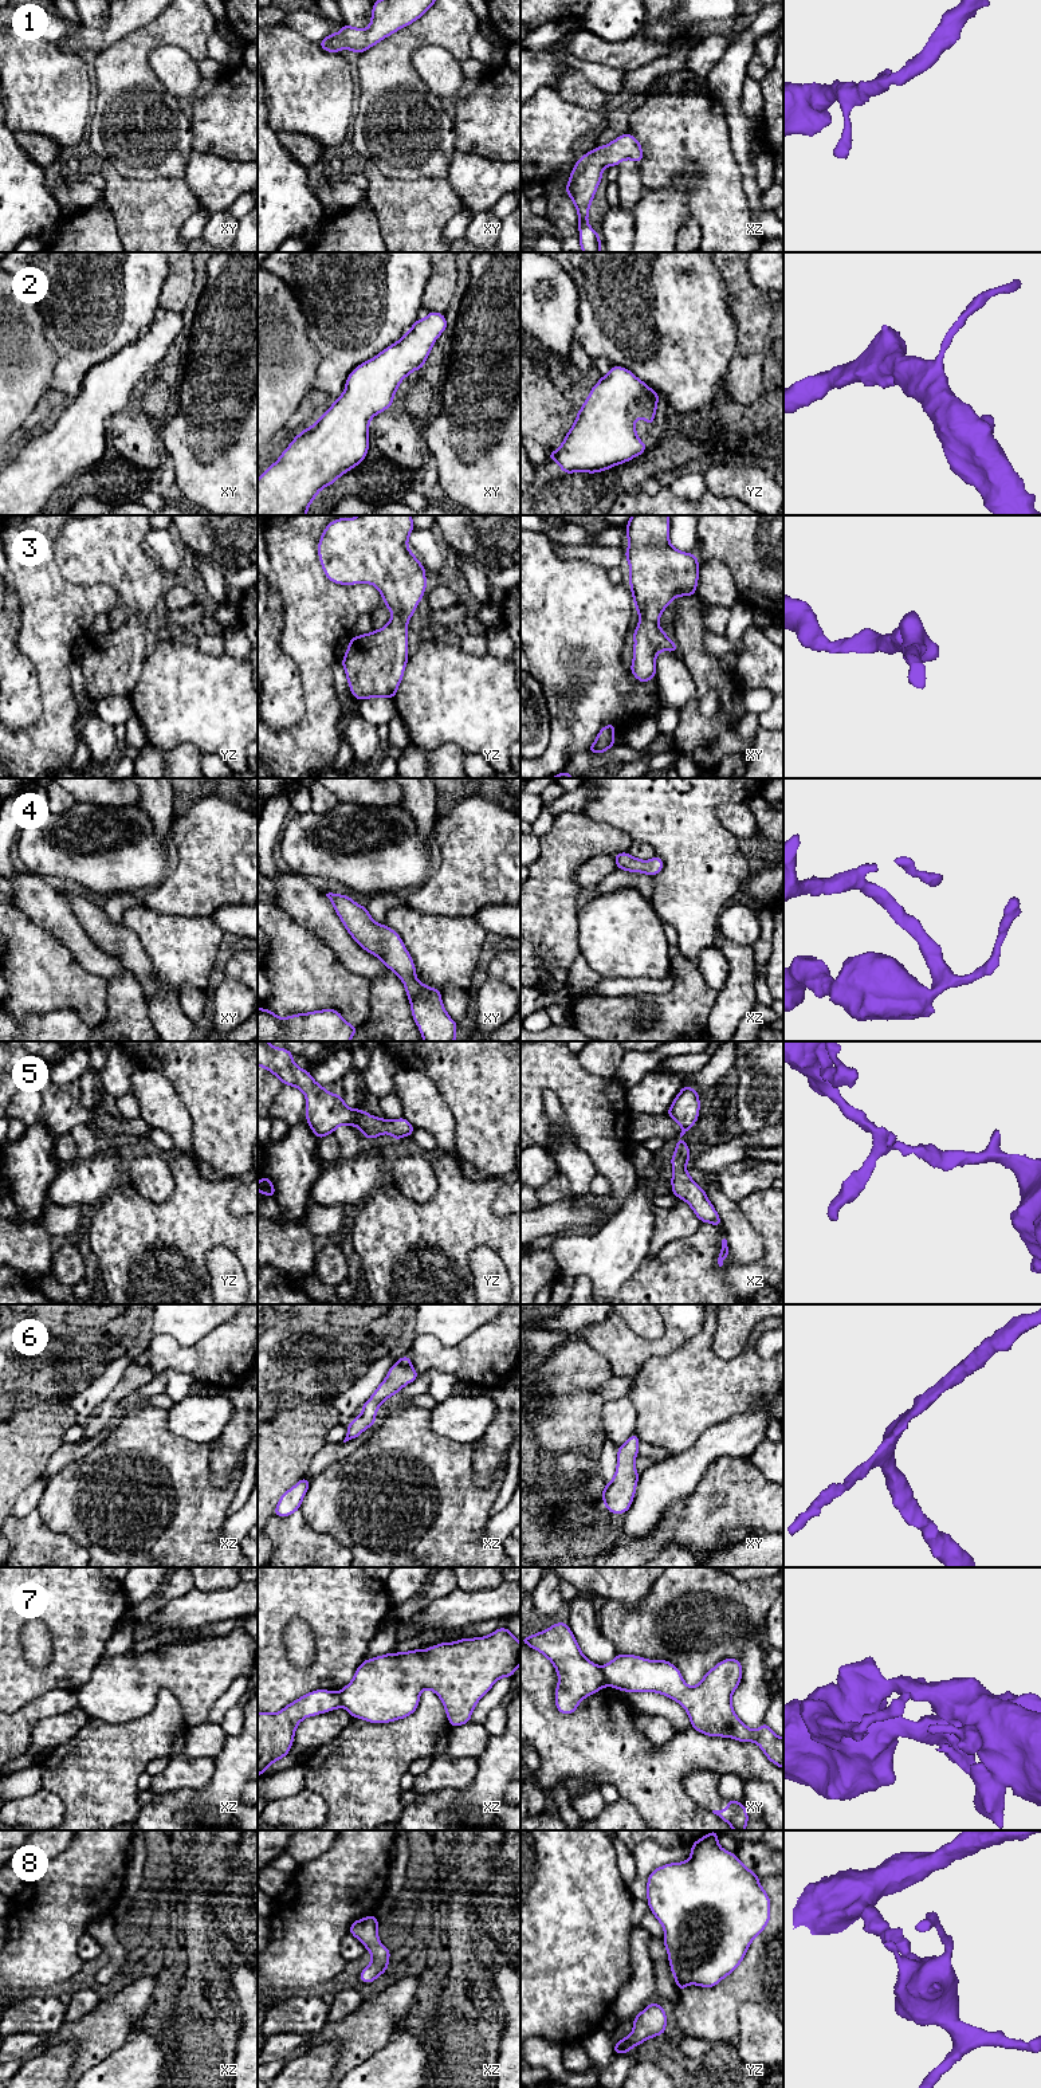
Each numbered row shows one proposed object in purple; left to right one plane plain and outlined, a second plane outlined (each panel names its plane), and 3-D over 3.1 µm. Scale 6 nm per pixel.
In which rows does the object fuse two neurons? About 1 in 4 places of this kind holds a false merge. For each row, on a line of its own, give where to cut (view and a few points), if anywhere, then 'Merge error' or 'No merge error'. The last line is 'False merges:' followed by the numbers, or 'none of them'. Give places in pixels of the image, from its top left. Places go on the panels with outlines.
1: No split. No merge error
2: No split. No merge error
3: No split. No merge error
4: No split. No merge error
5: No split. No merge error
6: No split. No merge error
7: Split along xy (600, 1667), (608, 1684). Merge error
8: No split. No merge error
False merges: 7

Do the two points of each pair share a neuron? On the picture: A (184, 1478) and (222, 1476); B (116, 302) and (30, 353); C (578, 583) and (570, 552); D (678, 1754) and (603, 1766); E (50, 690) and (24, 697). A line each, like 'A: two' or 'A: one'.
A: two
B: two
C: two
D: one
E: two

